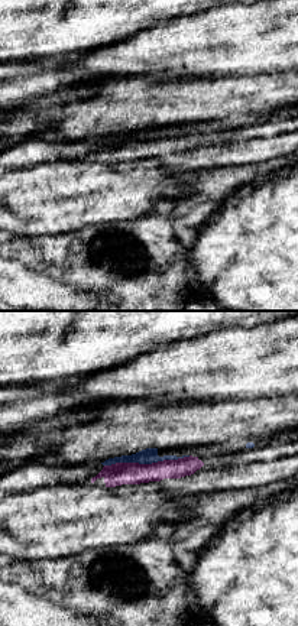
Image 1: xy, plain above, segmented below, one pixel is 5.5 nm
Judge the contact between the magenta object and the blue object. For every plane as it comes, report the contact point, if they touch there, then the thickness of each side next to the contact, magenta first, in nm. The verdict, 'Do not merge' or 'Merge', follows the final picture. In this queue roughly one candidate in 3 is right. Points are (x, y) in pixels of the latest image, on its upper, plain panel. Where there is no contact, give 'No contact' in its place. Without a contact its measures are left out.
Touches magenta at (146, 140). Thickness 130 nm (magenta) against 90 nm

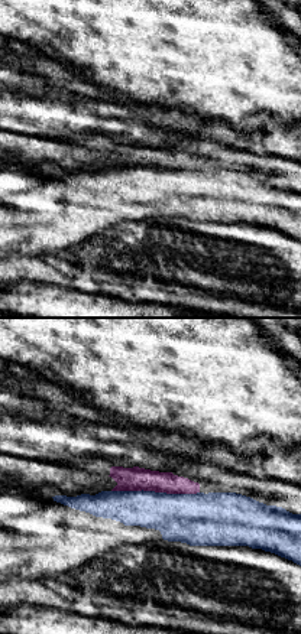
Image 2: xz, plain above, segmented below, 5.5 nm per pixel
Touches magenta at (155, 168). Thickness 130 nm (magenta) against 280 nm

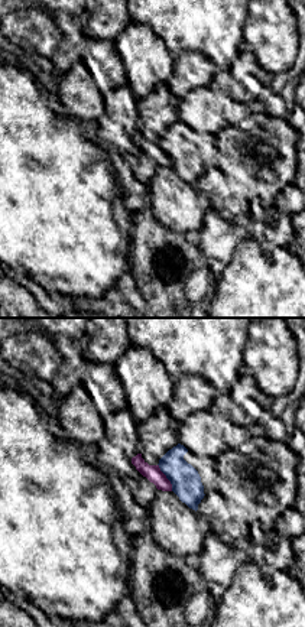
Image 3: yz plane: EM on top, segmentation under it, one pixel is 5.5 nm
Touches magenta at (165, 153). Thickness 90 nm (magenta) against 160 nm

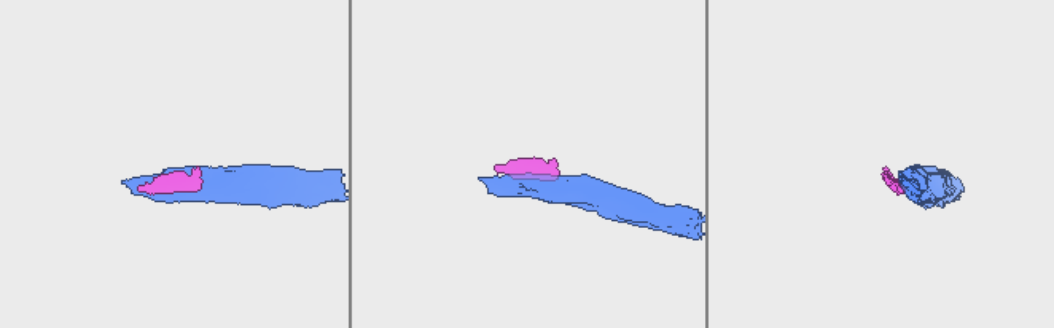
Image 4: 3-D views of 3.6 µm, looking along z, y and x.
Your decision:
Do not merge

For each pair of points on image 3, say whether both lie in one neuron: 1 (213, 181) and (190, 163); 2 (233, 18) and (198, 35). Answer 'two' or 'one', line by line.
1: two
2: one

